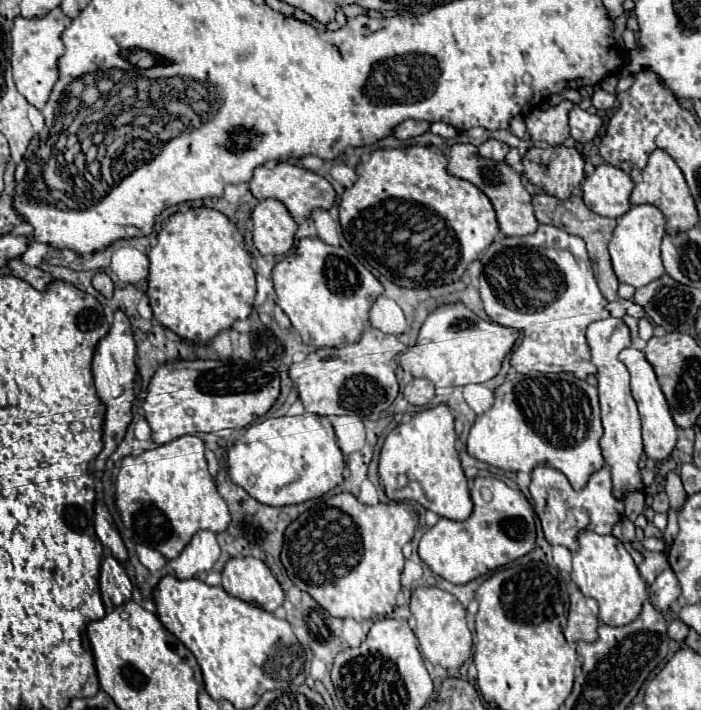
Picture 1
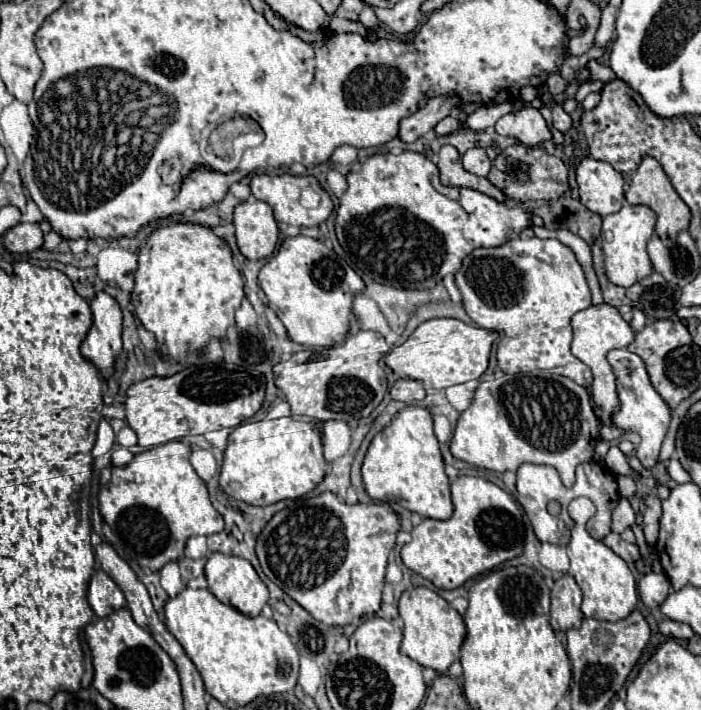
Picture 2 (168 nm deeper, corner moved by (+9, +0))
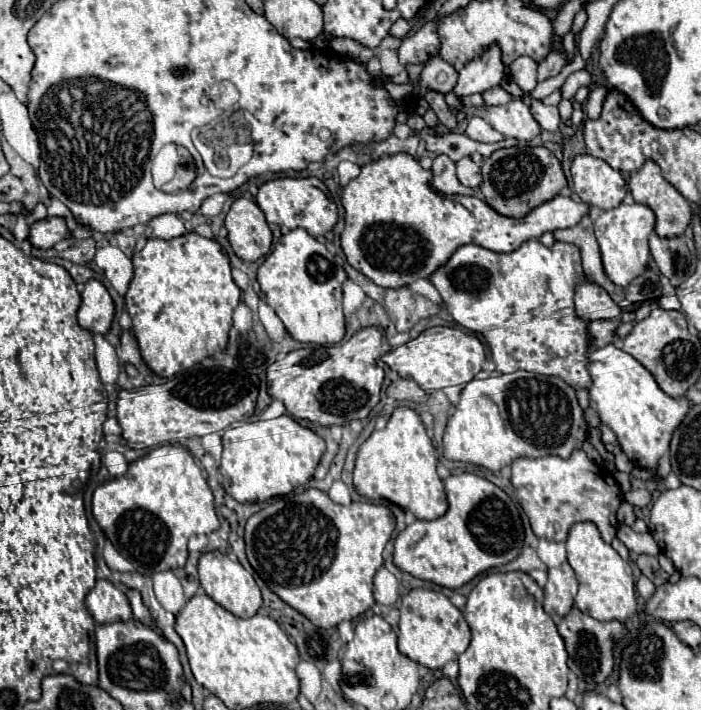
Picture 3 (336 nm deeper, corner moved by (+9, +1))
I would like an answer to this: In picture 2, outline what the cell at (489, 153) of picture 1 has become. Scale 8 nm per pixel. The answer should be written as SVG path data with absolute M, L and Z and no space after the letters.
M473 148L463 154L463 166L465 170L477 174L477 176L487 176L491 168L491 160L485 154L485 148Z

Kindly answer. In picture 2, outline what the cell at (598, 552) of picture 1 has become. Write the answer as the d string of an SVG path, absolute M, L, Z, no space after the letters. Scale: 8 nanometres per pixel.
M585 497L573 500L568 506L568 513L575 522L571 530L571 542L567 546L567 554L571 560L569 576L575 578L575 582L583 592L583 604L581 604L583 614L587 618L607 620L607 622L617 622L621 618L627 618L639 602L635 576L631 574L629 566L611 548L589 536L586 523L596 513L596 507L591 500Z

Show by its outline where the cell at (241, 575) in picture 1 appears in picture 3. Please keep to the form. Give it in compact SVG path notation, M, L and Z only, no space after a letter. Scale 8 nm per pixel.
M219 551L203 553L199 559L199 583L205 589L205 593L219 603L223 609L231 611L235 617L253 617L257 609L261 607L261 591L253 579L253 575L229 555L223 555Z

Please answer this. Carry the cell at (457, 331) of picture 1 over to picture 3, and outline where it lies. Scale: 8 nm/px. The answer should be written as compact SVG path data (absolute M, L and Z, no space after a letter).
M431 327L425 329L417 339L411 339L409 343L385 353L383 361L401 377L413 379L423 391L435 391L449 385L469 383L481 371L485 349L475 333L465 333L457 327Z

